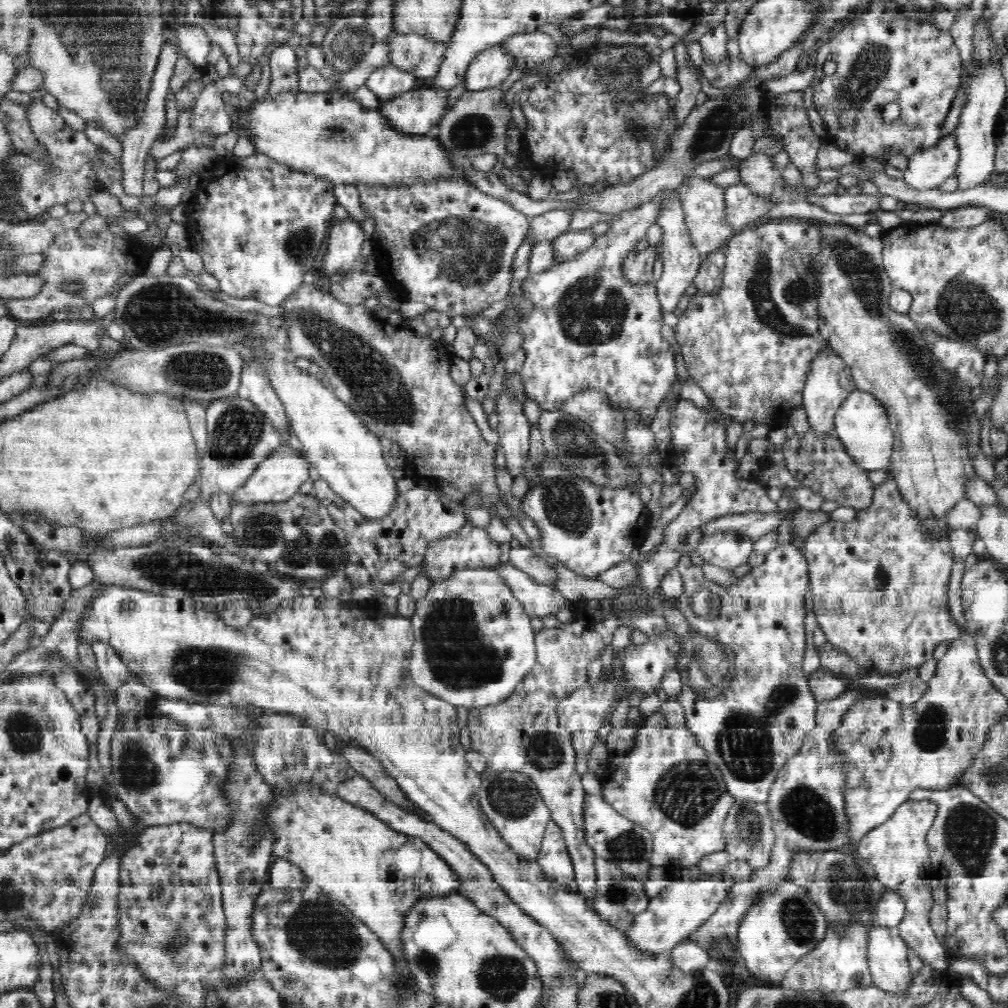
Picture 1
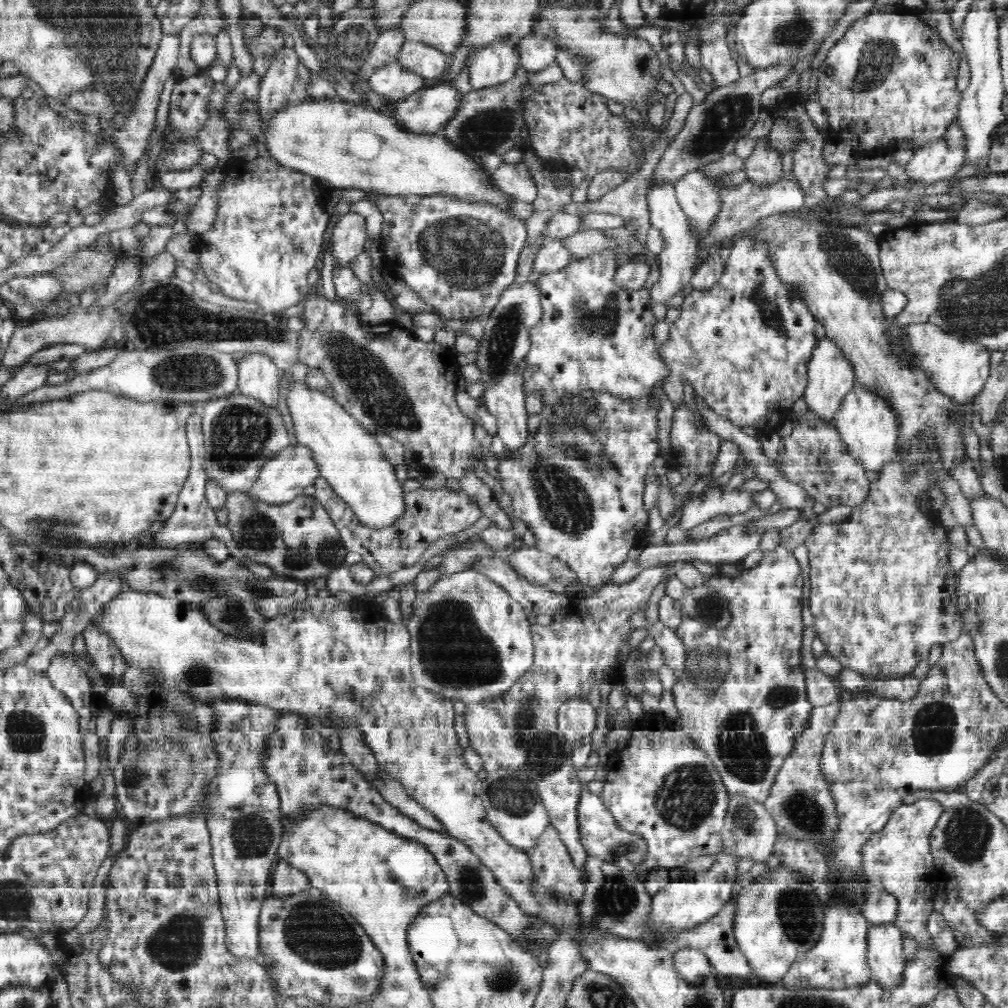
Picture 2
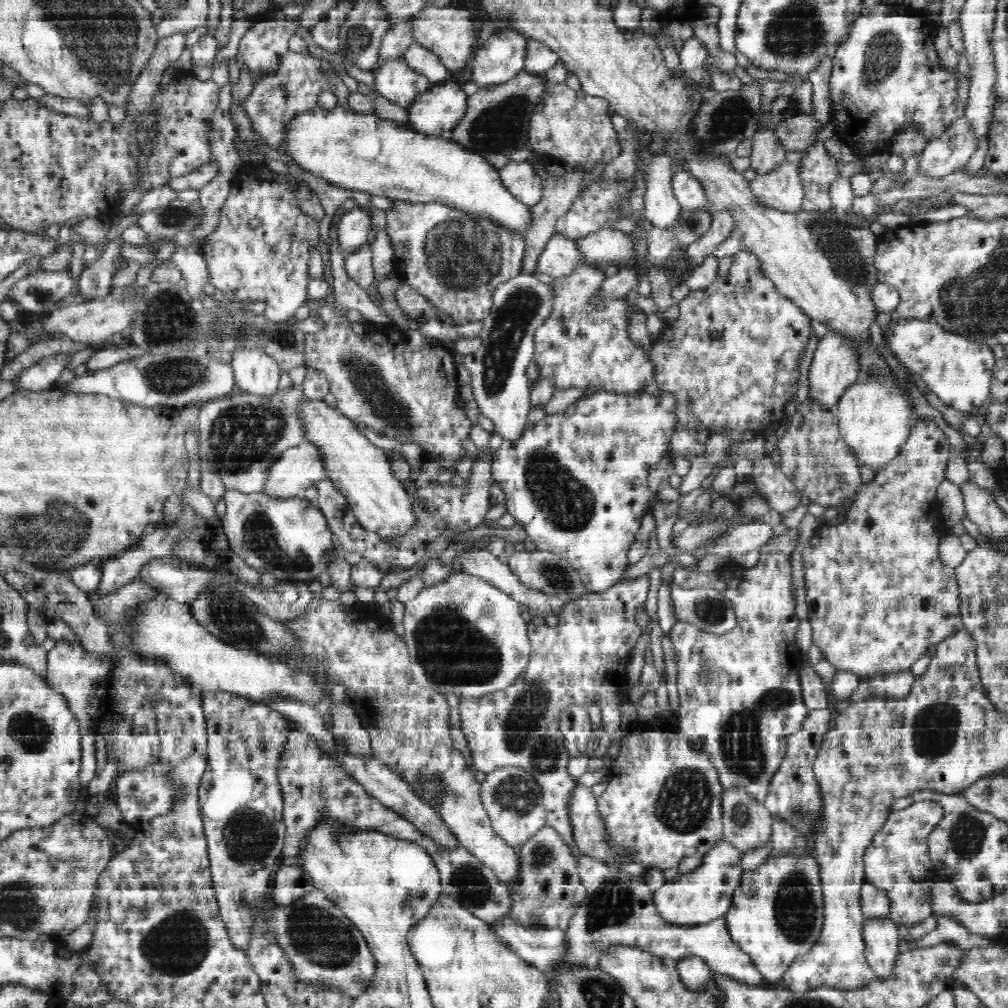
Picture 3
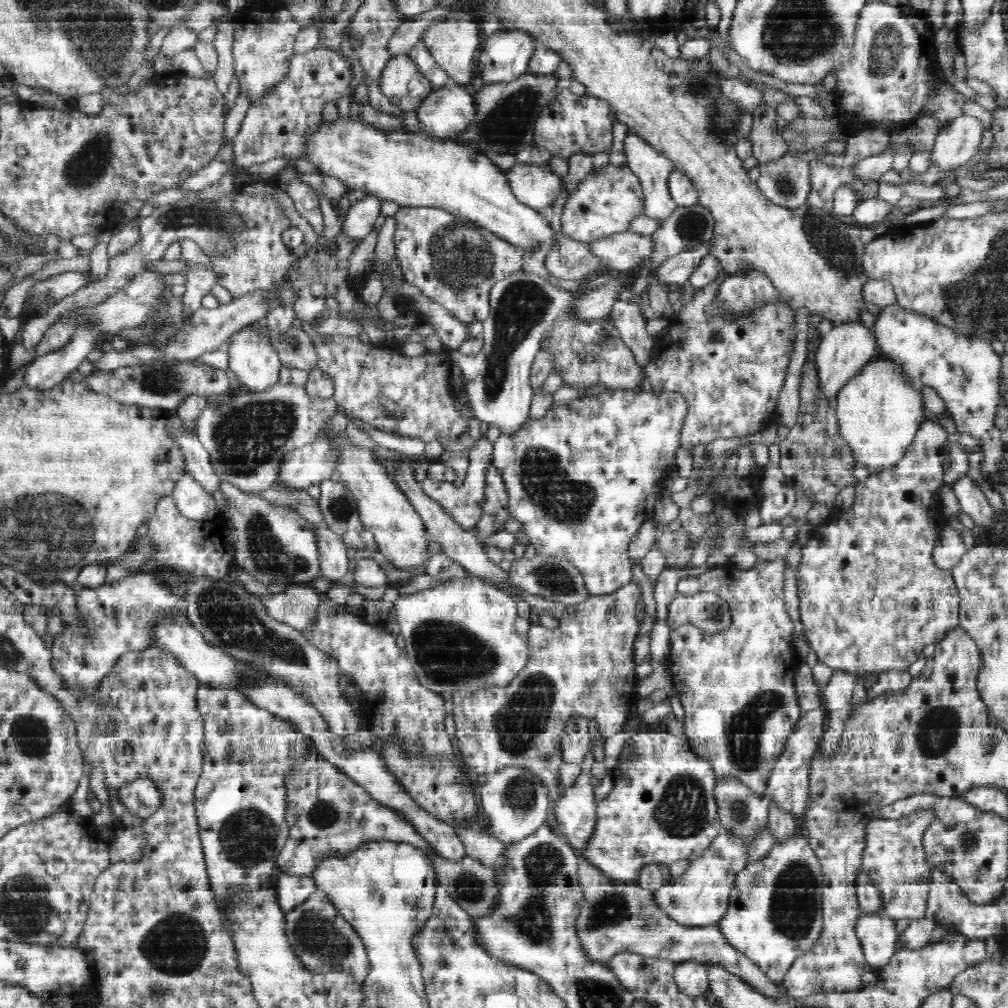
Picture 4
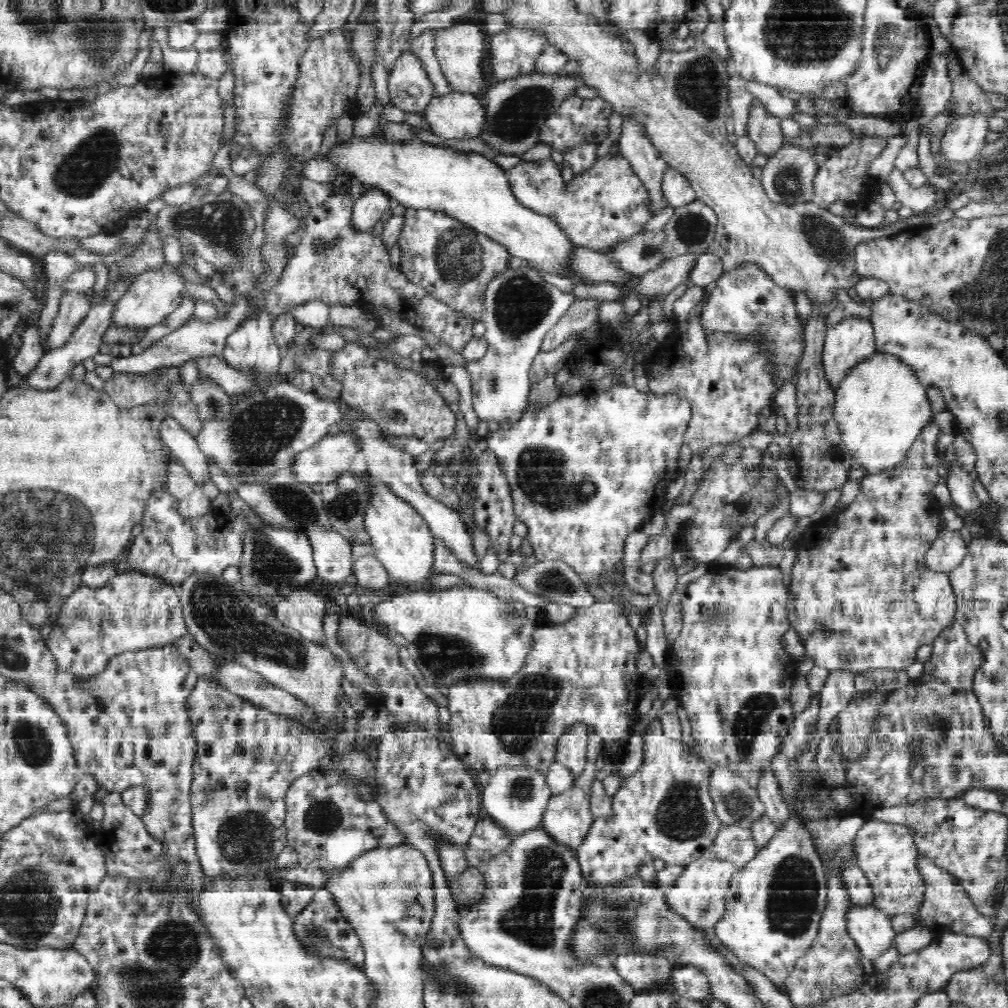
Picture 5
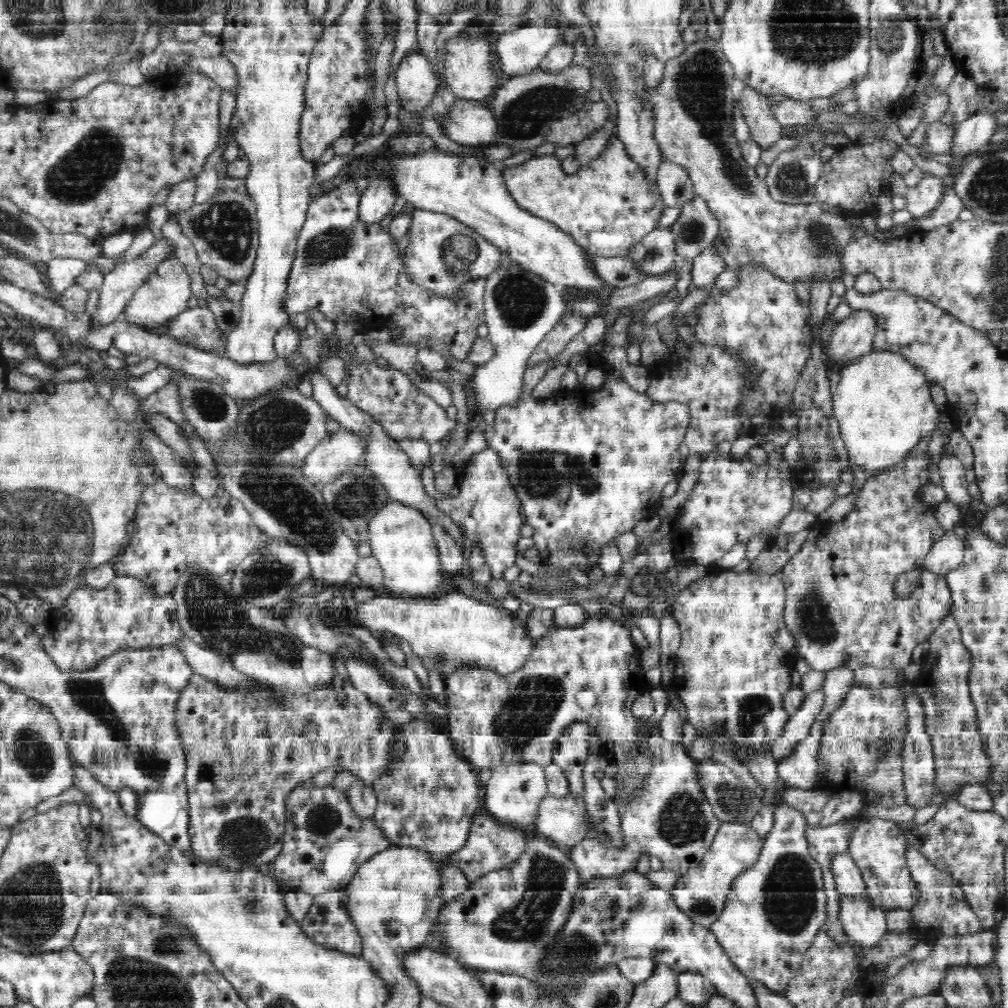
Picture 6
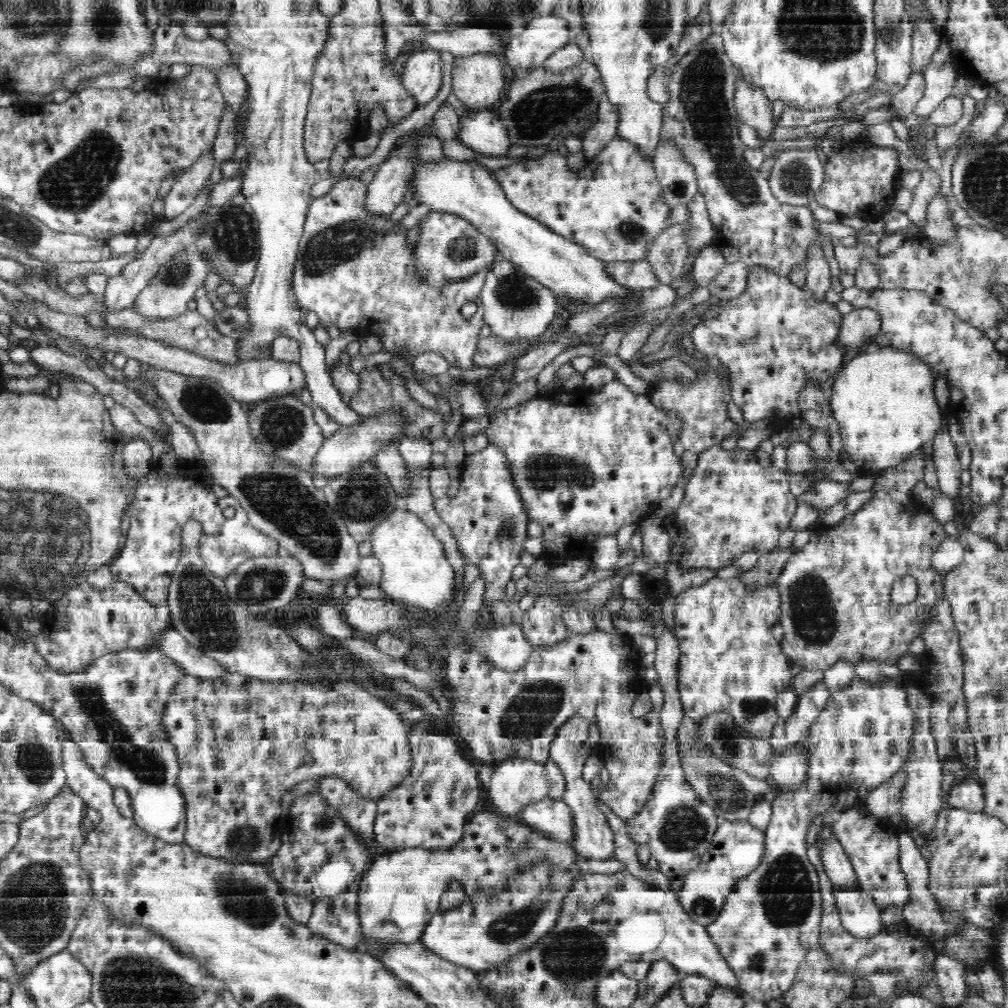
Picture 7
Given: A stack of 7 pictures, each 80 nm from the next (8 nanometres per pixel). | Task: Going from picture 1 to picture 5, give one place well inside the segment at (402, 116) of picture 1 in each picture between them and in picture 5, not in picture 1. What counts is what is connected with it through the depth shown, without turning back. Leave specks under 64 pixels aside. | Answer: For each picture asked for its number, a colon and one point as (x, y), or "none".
2: (426, 112)
3: (437, 112)
4: (446, 113)
5: (457, 115)

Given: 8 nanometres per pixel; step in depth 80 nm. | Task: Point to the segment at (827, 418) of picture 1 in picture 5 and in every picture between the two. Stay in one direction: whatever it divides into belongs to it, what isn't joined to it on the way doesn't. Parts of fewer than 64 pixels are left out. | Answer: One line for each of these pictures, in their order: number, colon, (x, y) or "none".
2: (830, 377)
3: (834, 368)
4: (841, 353)
5: (846, 344)

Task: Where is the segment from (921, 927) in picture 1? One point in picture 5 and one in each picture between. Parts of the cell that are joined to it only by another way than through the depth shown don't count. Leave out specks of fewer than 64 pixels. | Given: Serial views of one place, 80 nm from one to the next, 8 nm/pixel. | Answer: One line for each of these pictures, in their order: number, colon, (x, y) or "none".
2: (898, 858)
3: (897, 861)
4: (894, 859)
5: (886, 853)

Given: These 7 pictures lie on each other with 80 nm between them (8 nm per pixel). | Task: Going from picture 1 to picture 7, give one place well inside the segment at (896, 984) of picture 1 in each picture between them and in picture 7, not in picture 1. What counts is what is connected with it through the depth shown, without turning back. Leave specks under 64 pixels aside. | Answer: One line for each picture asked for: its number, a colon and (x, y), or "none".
2: (886, 958)
3: (883, 944)
4: (877, 933)
5: (871, 929)
6: (865, 924)
7: (860, 915)

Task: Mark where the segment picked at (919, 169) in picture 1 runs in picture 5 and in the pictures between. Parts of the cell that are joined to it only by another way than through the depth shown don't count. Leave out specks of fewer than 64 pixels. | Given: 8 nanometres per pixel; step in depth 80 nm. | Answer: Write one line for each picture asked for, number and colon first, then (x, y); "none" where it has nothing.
2: (941, 160)
3: (951, 152)
4: (959, 141)
5: (963, 141)

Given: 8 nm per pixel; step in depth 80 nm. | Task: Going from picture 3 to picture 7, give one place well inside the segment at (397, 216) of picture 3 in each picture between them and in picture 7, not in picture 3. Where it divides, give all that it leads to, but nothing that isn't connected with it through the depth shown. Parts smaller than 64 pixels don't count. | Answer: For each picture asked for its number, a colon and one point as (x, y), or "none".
4: (453, 262)
5: (454, 263)
6: (443, 254)
7: (449, 249)

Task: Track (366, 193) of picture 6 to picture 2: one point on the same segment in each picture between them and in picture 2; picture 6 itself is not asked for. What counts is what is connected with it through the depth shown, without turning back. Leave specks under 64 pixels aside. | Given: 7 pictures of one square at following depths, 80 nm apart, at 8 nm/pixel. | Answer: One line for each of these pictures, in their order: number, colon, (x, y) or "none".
2: (349, 237)
3: (355, 225)
4: (360, 219)
5: (368, 209)

